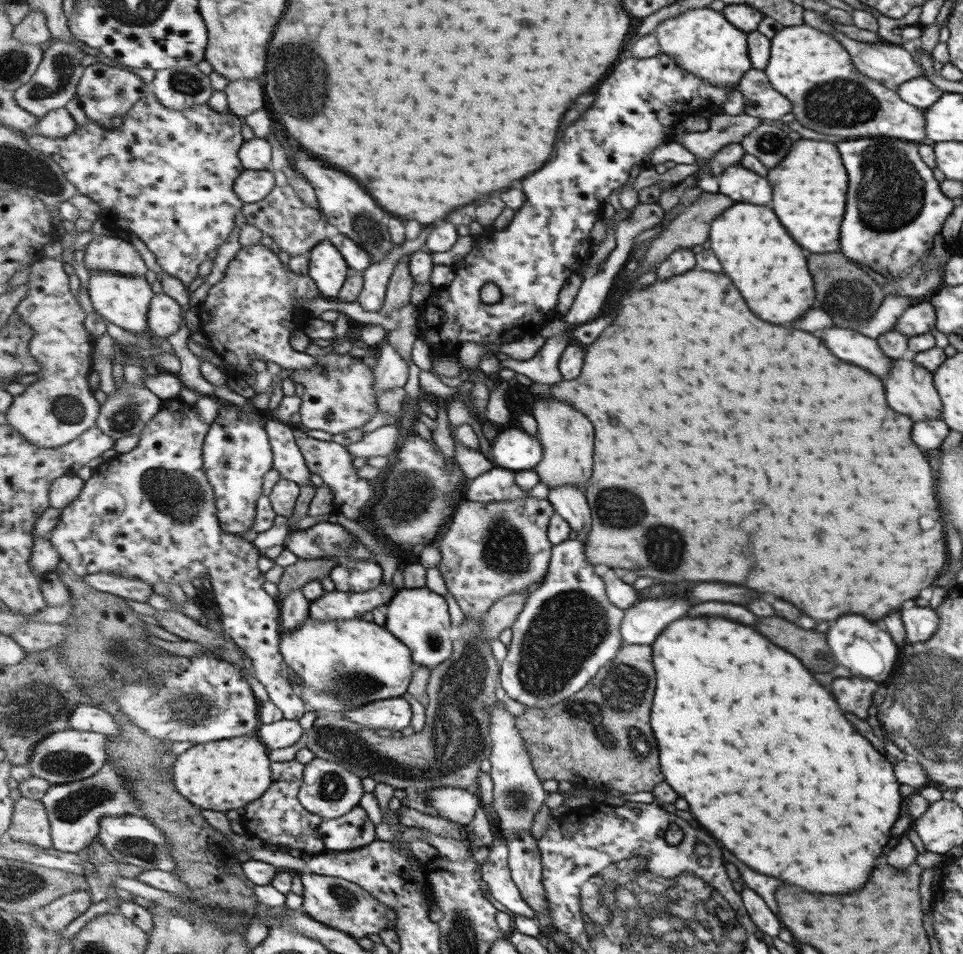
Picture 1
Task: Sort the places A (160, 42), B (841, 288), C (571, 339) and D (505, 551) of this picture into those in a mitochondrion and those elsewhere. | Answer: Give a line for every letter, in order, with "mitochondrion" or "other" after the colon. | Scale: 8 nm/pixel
A: other
B: mitochondrion
C: other
D: mitochondrion

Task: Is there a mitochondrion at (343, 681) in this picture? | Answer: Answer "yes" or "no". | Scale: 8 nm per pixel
yes

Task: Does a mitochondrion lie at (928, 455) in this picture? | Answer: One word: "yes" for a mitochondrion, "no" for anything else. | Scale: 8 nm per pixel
no

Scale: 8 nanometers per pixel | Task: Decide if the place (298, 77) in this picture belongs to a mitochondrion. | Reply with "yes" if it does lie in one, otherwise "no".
yes

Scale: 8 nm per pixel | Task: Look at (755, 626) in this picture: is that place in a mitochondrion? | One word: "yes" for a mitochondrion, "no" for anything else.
no

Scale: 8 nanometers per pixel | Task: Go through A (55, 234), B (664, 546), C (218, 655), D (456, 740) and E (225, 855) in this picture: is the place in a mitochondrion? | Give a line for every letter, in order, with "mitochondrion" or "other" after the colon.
A: other
B: mitochondrion
C: other
D: mitochondrion
E: other

